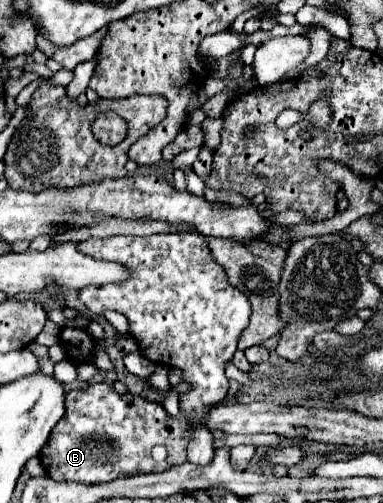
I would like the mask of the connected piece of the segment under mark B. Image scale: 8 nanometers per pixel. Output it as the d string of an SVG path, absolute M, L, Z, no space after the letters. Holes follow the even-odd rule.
M94 383L66 395L66 415L52 429L38 457L48 477L56 481L108 483L118 477L160 473L184 463L182 453L186 453L190 437L192 429L182 415L172 419L158 403L150 403L132 393L118 393L108 383ZM96 433L106 439L100 445L106 453L100 457L96 455Z

